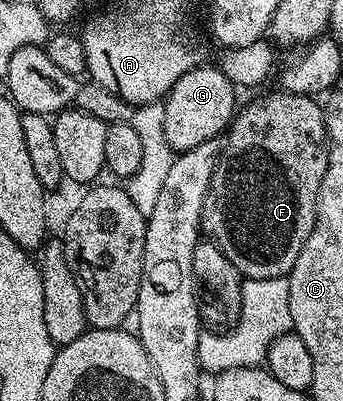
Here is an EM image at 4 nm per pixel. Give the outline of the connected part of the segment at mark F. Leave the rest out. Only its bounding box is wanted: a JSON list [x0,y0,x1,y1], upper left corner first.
[202,92,327,279]

